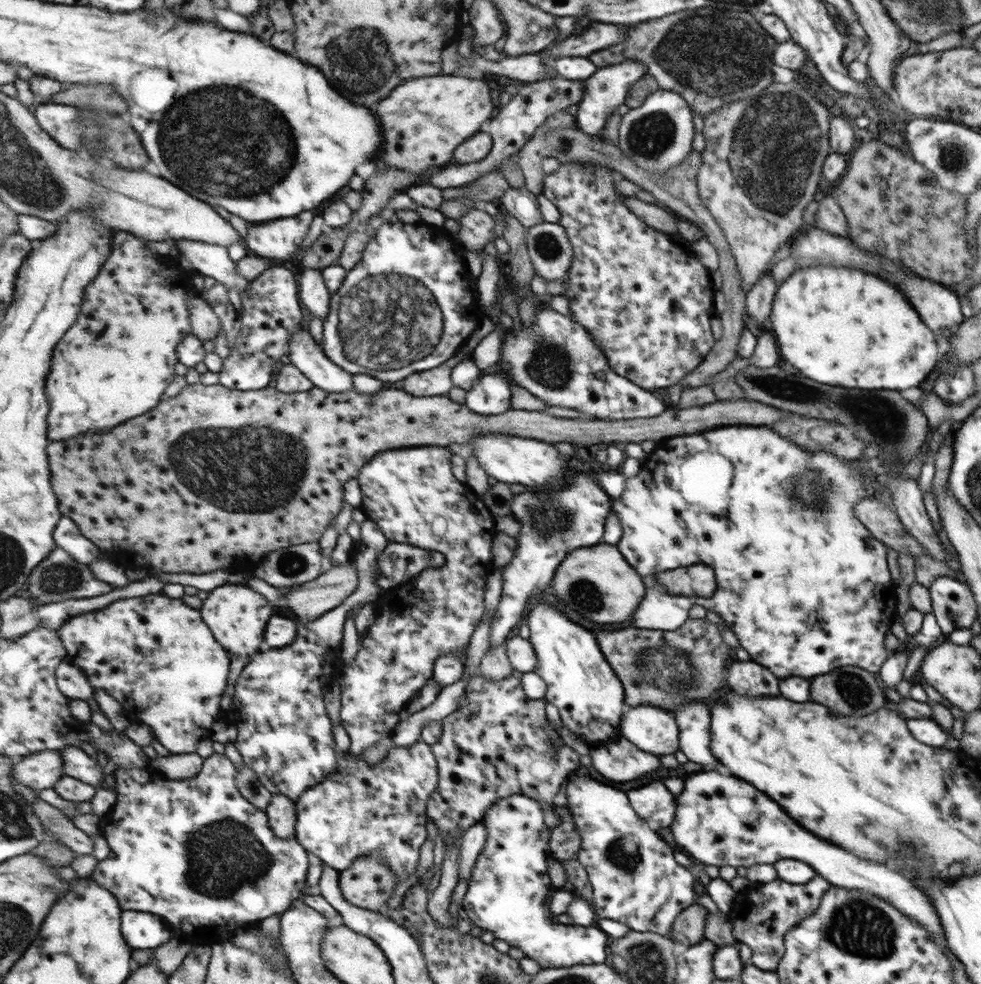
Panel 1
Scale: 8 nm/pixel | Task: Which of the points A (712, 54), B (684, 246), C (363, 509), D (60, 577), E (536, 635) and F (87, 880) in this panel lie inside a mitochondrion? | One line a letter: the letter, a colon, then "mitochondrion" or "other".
A: mitochondrion
B: other
C: other
D: mitochondrion
E: other
F: other

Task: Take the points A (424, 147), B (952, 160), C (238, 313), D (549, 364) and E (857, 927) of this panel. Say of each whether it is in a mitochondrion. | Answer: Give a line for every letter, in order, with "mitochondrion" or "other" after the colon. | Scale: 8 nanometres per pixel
A: other
B: mitochondrion
C: other
D: mitochondrion
E: mitochondrion

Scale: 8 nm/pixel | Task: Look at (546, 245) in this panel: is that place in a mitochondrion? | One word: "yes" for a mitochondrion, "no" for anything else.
yes

